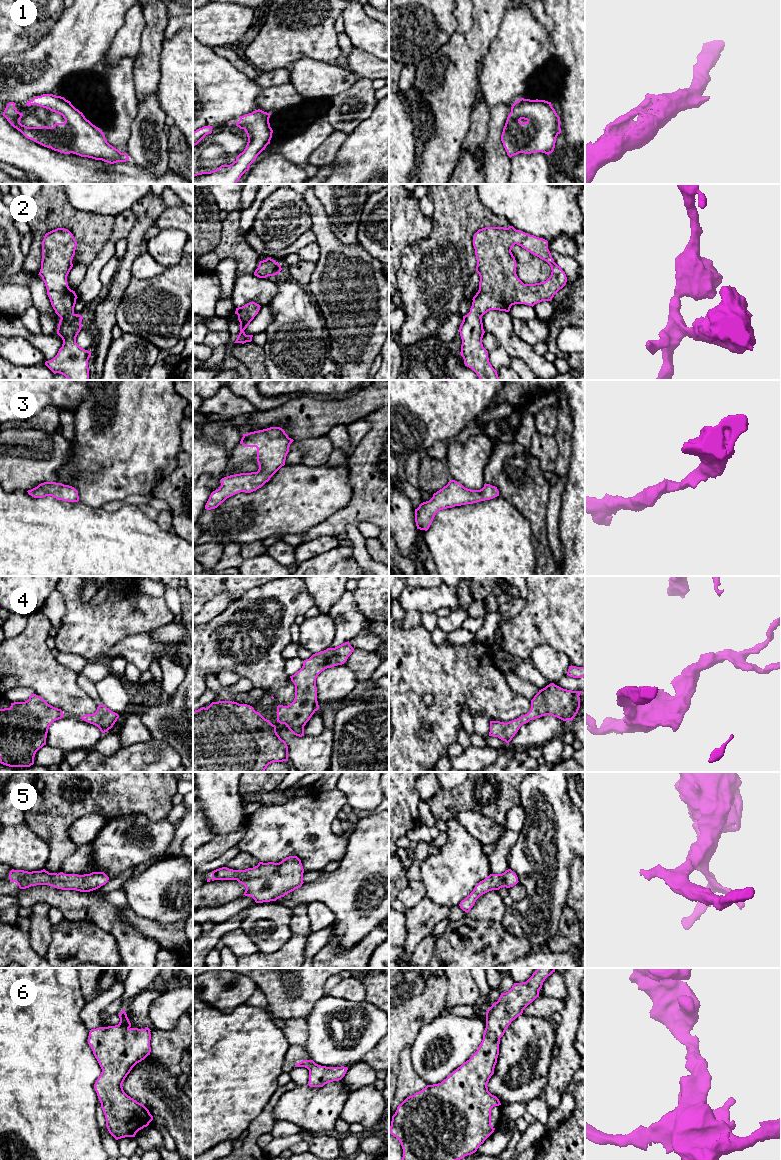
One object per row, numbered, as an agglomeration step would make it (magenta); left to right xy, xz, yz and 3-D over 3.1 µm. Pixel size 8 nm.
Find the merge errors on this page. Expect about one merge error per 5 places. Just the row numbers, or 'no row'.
no row

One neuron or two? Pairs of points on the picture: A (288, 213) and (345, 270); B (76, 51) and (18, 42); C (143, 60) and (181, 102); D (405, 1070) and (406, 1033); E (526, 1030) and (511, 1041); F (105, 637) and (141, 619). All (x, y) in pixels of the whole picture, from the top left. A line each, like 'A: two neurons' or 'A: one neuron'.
A: two neurons
B: two neurons
C: two neurons
D: two neurons
E: one neuron
F: one neuron

